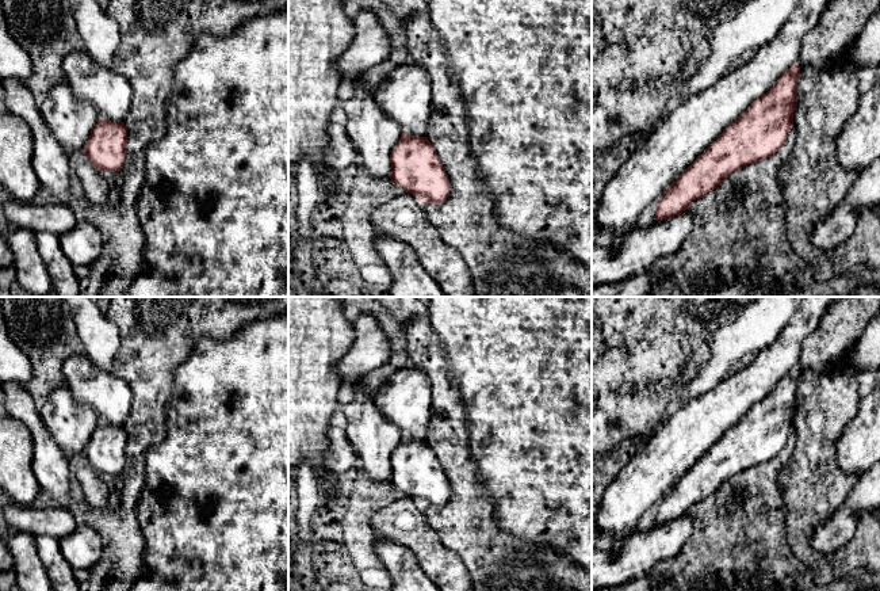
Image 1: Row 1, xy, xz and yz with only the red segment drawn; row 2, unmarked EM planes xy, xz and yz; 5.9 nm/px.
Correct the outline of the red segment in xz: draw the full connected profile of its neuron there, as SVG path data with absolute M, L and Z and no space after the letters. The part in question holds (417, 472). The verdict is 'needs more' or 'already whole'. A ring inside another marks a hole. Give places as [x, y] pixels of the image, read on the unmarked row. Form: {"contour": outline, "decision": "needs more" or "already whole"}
{"contour": "M401 438L391 458L391 485L424 508L443 508L449 497L449 483L428 441Z", "decision": "already whole"}

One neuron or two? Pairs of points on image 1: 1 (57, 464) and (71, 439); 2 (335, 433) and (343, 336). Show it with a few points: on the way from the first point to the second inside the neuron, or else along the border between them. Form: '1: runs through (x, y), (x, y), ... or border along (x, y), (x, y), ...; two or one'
1: border along (45, 424), (54, 443), (68, 457); two
2: border along (331, 426), (328, 446), (322, 458); two

